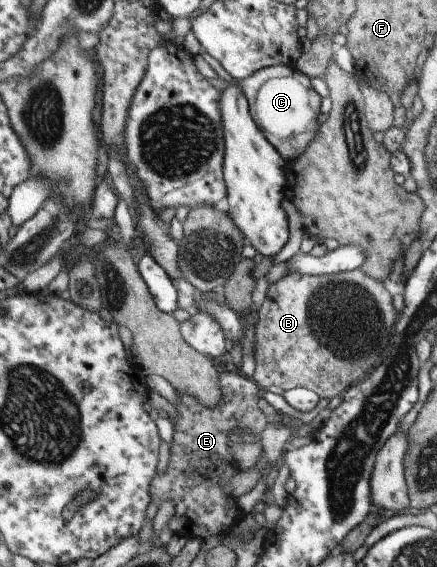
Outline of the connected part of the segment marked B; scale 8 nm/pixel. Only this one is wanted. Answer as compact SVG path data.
M356 268L350 272L343 272L337 275L320 276L316 275L302 275L302 273L288 273L278 281L274 282L268 287L266 291L265 301L259 309L258 322L255 329L255 371L251 375L252 379L263 389L268 390L272 387L280 387L287 392L288 390L303 387L318 393L323 398L332 398L336 395L342 396L342 391L346 387L351 387L352 383L360 382L364 378L364 373L372 367L380 367L384 361L384 351L390 345L390 337L394 337L396 333L397 323L400 317L400 312L394 309L392 303L391 291L388 291L388 283L383 280L374 279L367 273L364 273L362 268Z

